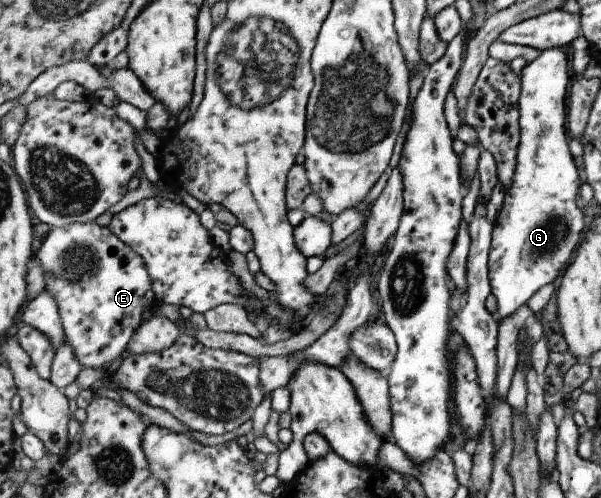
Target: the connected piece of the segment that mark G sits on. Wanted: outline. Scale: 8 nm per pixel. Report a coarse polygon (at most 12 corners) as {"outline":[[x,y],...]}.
{"outline":[[567,57],[522,69],[522,138],[494,220],[499,320],[581,244]]}

